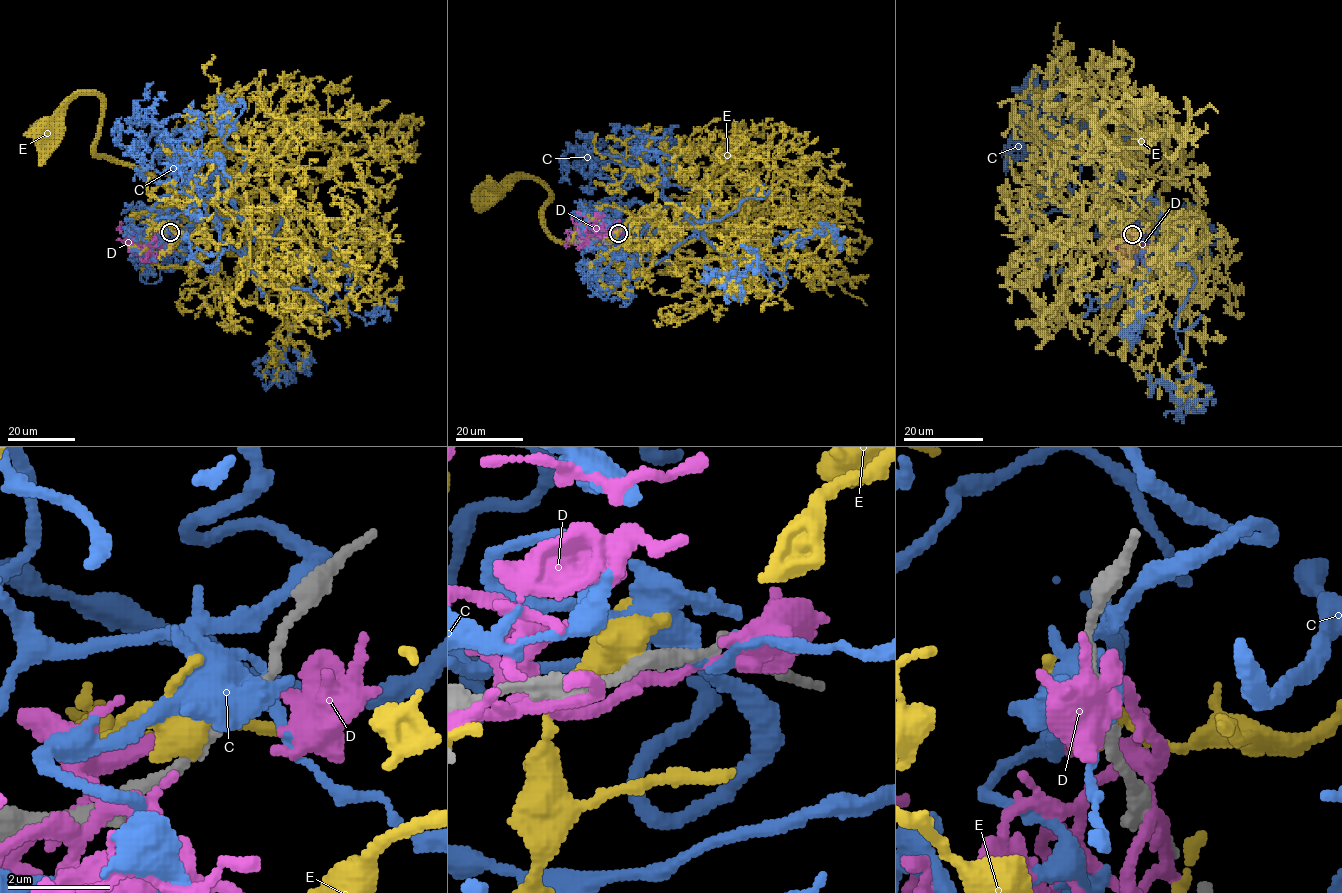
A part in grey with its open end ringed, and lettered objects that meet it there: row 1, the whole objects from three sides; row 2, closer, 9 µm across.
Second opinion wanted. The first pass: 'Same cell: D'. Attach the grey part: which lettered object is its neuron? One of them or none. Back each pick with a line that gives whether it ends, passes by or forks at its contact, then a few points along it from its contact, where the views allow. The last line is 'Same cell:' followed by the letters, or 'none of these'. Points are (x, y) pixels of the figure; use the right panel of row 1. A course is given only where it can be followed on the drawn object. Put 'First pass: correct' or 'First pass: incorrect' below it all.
C: it passes by | via (1131, 233), (1148, 226), (1109, 216), (1134, 266), (1160, 228), (1211, 264), (1175, 294), (1140, 255)
Same cell: C
First pass: incorrect

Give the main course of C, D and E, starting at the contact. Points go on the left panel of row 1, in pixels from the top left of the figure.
C: (170, 232), (146, 230), (237, 216), (250, 259), (218, 227), (175, 228), (147, 283), (165, 257), (149, 250)
D: (171, 232), (159, 237), (152, 247), (135, 252), (131, 234), (123, 228), (116, 228), (120, 226)
E: (167, 235), (150, 235), (203, 219), (229, 224), (232, 213), (97, 154), (94, 94), (77, 94), (46, 130)

